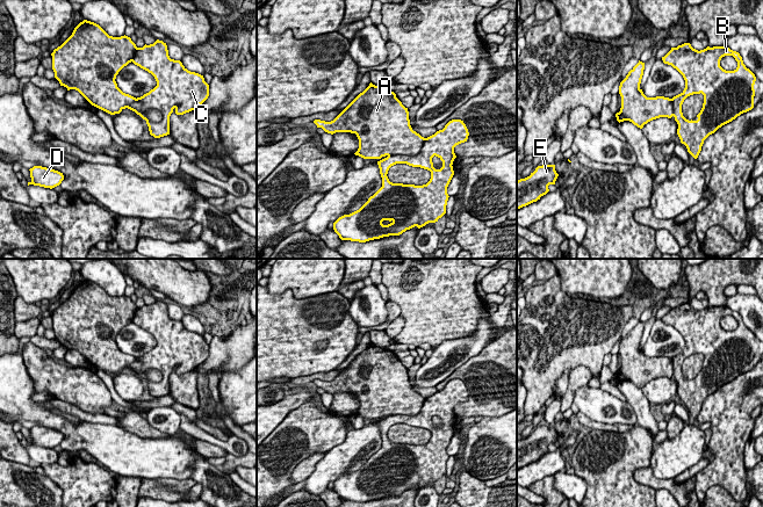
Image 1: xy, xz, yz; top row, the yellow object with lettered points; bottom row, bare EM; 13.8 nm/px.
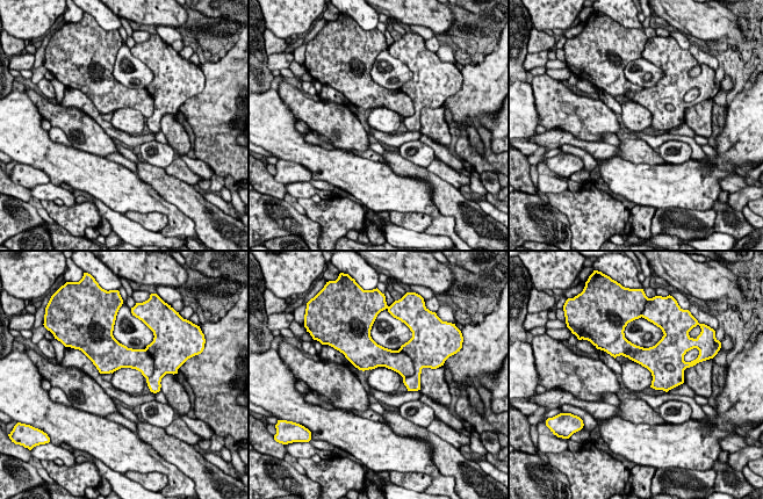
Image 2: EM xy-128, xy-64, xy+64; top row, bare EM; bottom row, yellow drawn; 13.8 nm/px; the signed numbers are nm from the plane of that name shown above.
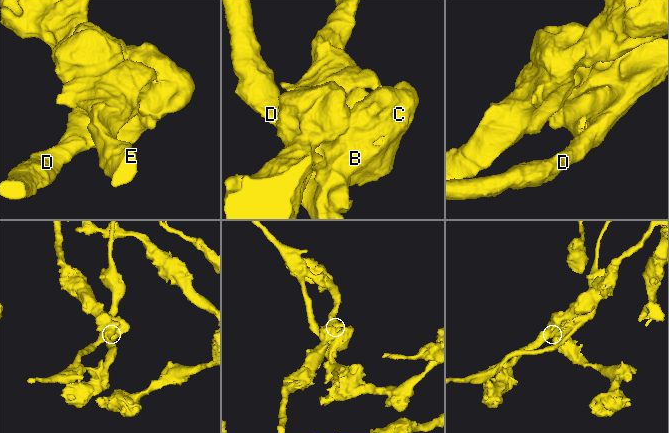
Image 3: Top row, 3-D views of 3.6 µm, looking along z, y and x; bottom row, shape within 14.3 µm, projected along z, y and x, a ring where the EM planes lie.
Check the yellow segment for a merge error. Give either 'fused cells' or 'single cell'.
fused cells

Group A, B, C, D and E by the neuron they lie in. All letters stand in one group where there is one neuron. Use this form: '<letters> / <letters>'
A E / B C D

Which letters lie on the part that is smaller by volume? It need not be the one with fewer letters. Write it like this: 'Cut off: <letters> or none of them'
Cut off: B, C, D

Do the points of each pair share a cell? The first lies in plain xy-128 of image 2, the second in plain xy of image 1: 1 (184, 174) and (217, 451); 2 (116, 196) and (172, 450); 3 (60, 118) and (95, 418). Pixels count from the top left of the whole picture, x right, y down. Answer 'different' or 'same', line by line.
1: same
2: same
3: different

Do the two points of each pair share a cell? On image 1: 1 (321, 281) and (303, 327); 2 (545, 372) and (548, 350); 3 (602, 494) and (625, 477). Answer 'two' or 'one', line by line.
1: two
2: one
3: one

